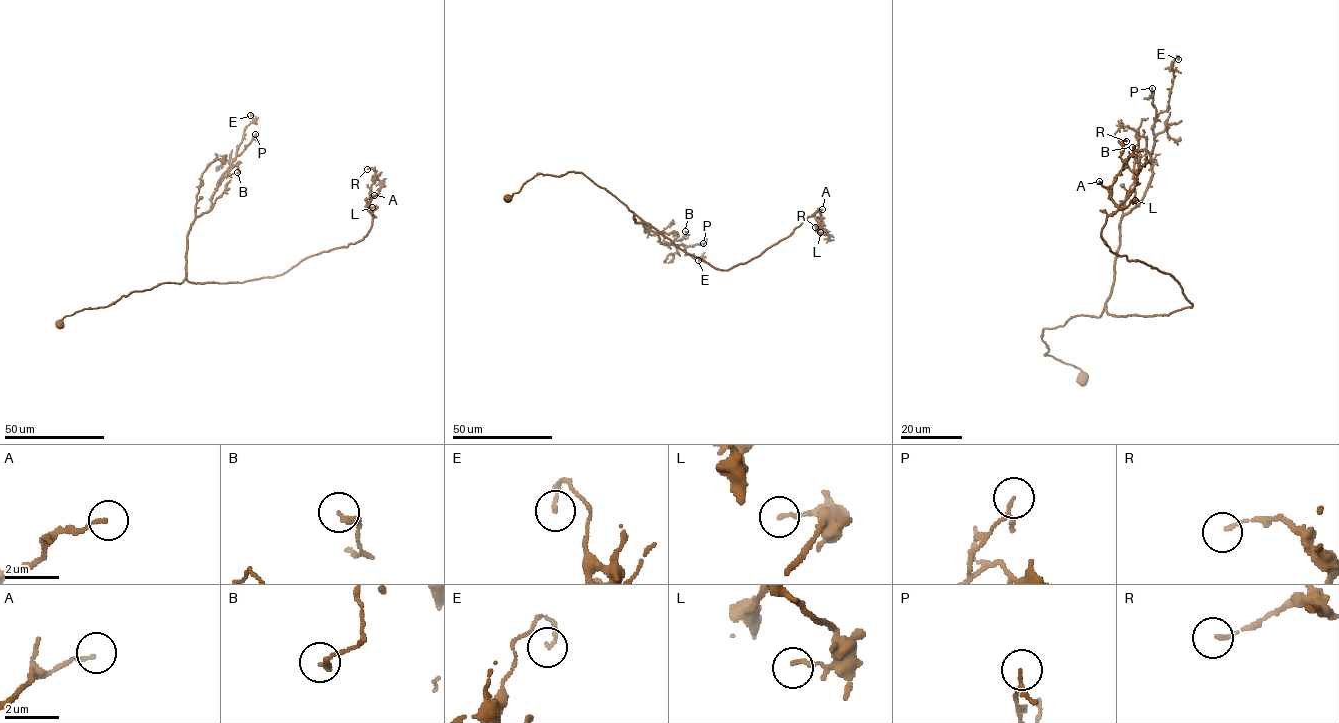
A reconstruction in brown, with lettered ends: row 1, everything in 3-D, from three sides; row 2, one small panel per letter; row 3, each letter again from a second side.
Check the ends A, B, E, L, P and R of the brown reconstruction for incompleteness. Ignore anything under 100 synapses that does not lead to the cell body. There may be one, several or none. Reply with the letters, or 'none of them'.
none of them

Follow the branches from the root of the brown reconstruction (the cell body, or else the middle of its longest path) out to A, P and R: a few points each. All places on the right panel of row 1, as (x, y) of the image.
A: (1080, 380), (1044, 328), (1192, 305), (1110, 250), (1099, 181)
P: (1080, 380), (1079, 368), (1044, 355), (1041, 335), (1102, 313), (1120, 219), (1152, 175), (1152, 88)
R: (1080, 380), (1044, 355), (1044, 328), (1105, 306), (1152, 316), (1192, 305), (1169, 274), (1101, 236), (1126, 141)

